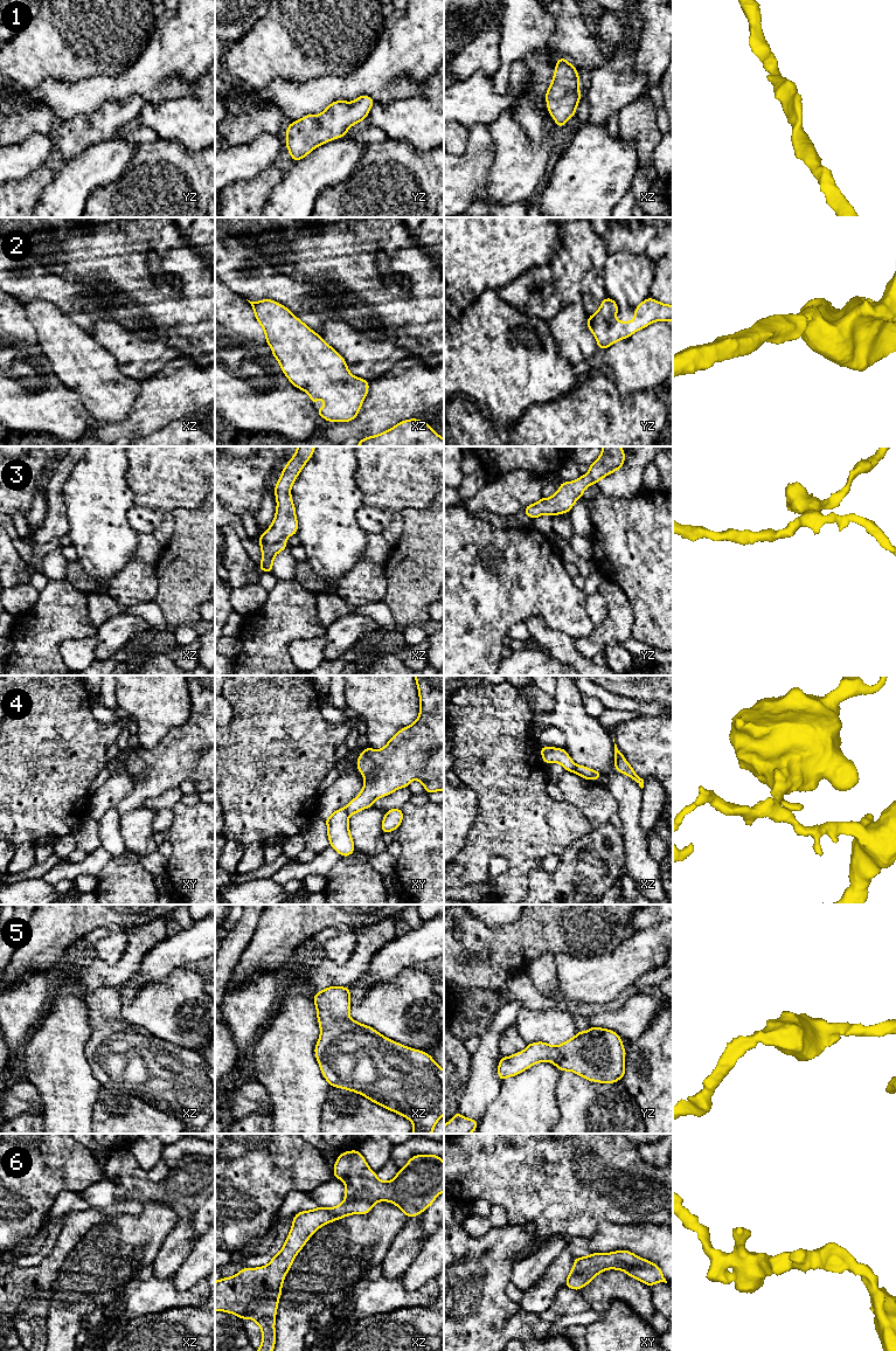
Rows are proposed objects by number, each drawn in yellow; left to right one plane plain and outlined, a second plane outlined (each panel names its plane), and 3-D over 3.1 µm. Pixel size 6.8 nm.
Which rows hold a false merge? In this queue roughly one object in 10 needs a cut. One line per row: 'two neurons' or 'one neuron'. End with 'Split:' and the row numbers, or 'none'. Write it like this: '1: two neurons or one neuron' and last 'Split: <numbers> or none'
1: one neuron
2: one neuron
3: one neuron
4: two neurons
5: one neuron
6: one neuron
Split: 4

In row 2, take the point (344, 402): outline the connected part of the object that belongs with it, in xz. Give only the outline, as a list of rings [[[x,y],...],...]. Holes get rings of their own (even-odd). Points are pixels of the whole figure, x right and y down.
[[[272,299],[248,302],[265,332],[266,344],[271,347],[282,372],[294,387],[310,395],[312,404],[319,399],[326,403],[325,408],[317,409],[319,416],[328,422],[355,420],[368,394],[369,382],[354,376],[348,370],[346,360],[284,305]]]

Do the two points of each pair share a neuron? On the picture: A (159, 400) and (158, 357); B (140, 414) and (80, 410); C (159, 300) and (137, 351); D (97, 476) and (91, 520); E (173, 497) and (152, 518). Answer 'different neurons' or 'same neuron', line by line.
A: different neurons
B: different neurons
C: different neurons
D: same neuron
E: different neurons

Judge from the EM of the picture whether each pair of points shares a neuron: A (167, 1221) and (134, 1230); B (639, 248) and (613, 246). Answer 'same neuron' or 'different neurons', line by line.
A: same neuron
B: same neuron

